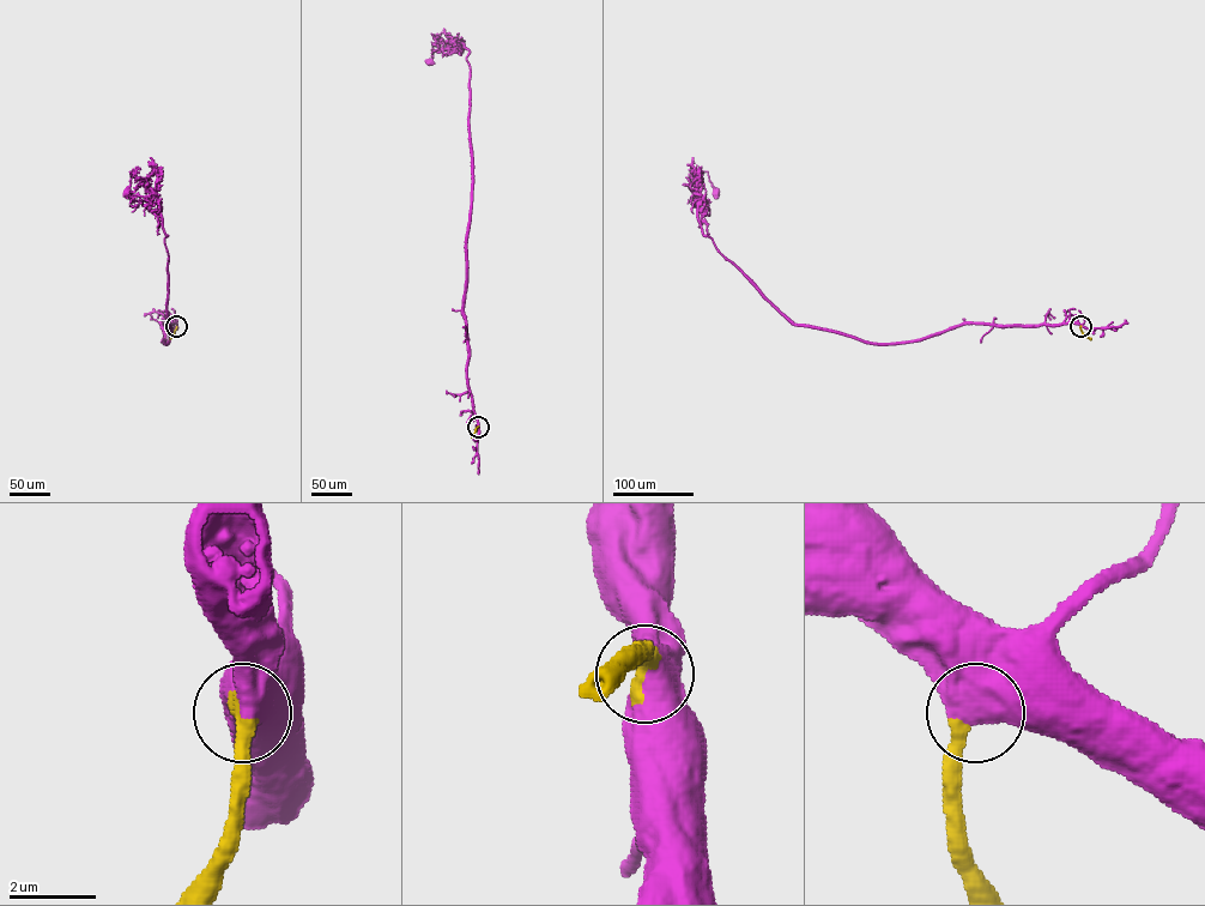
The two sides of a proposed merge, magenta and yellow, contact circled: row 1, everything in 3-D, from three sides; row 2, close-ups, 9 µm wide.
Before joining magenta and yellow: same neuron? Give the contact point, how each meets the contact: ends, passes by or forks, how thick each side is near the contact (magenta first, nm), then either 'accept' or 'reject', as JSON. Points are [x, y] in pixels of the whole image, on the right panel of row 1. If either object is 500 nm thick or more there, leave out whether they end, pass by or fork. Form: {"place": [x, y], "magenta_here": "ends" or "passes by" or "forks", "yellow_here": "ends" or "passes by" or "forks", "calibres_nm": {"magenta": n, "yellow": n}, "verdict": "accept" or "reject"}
{"place": [1081, 326], "calibres_nm": {"magenta": 850, "yellow": 440}, "verdict": "accept"}

